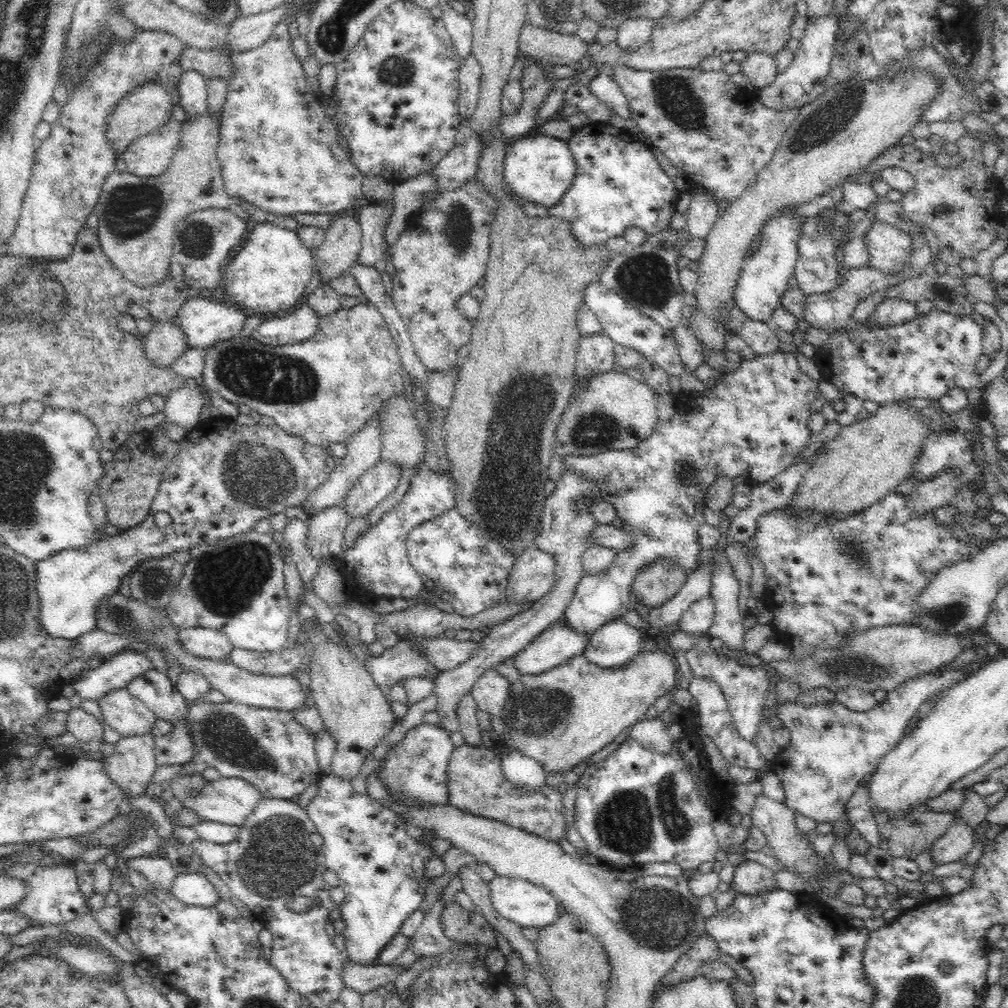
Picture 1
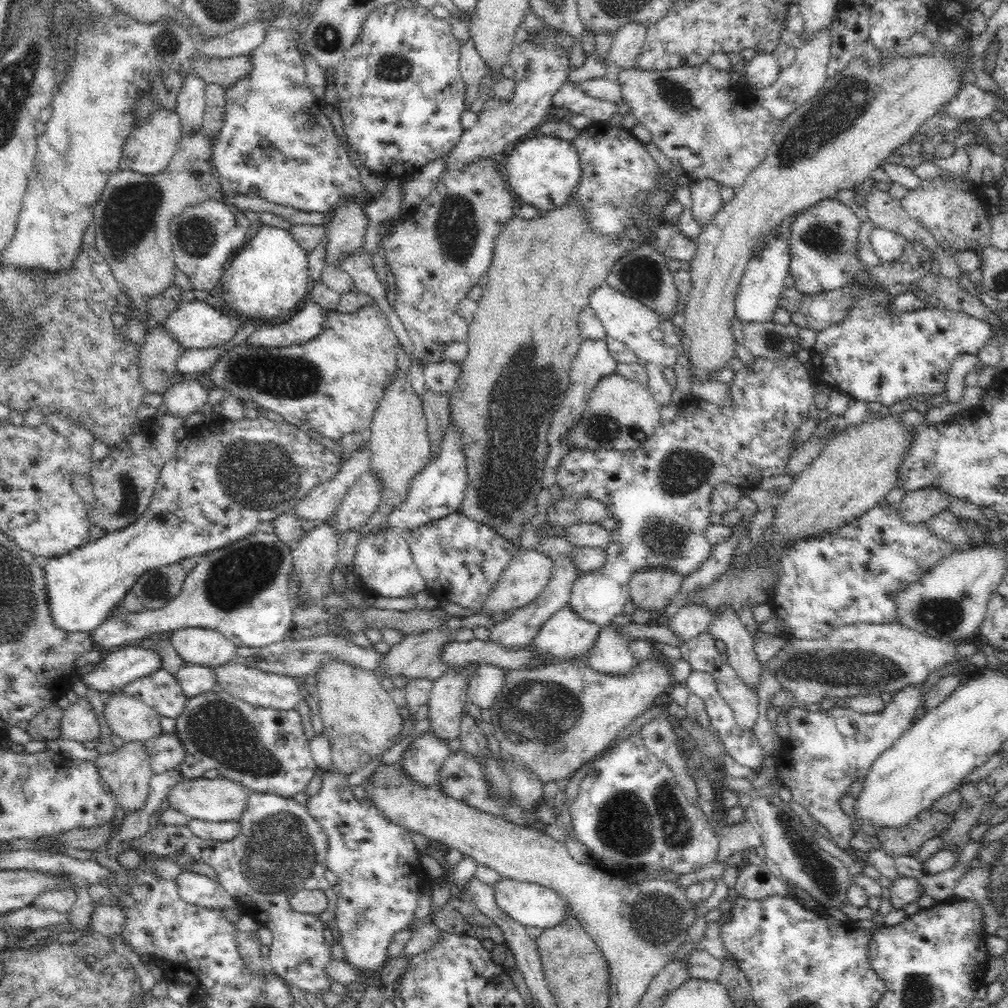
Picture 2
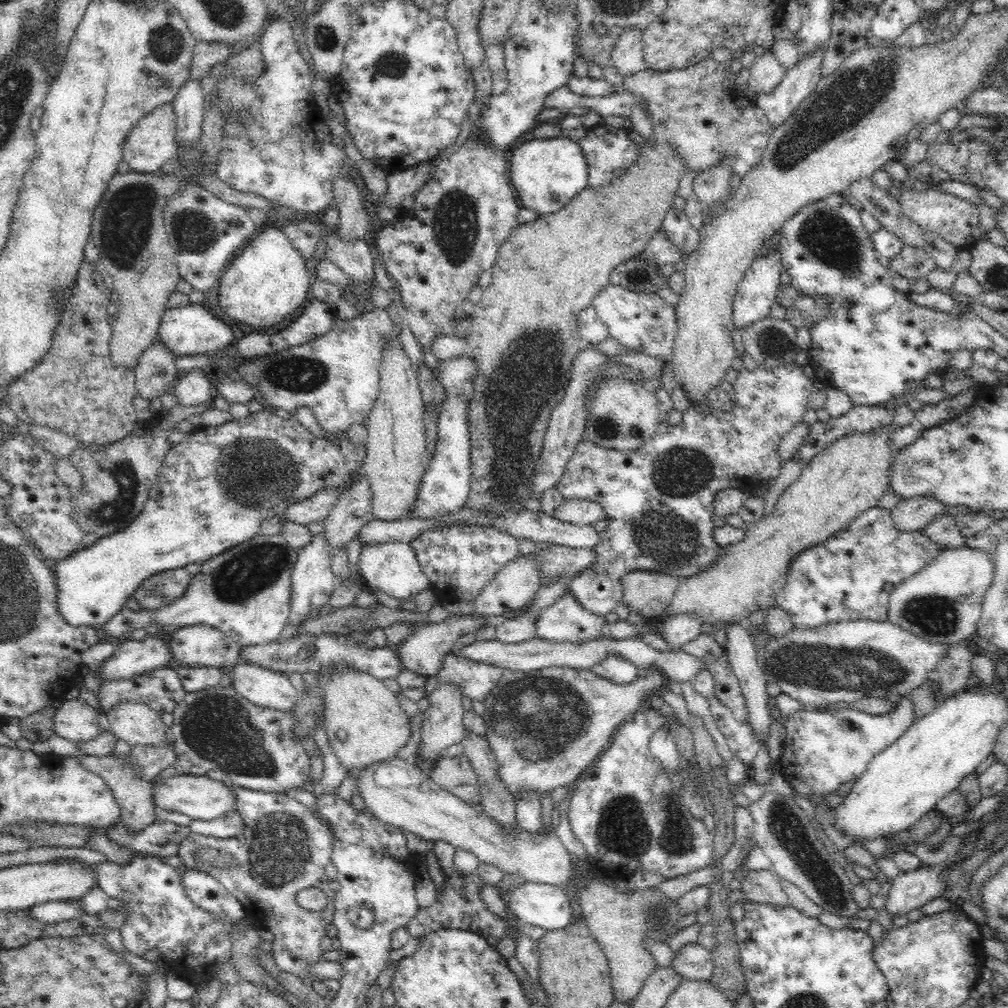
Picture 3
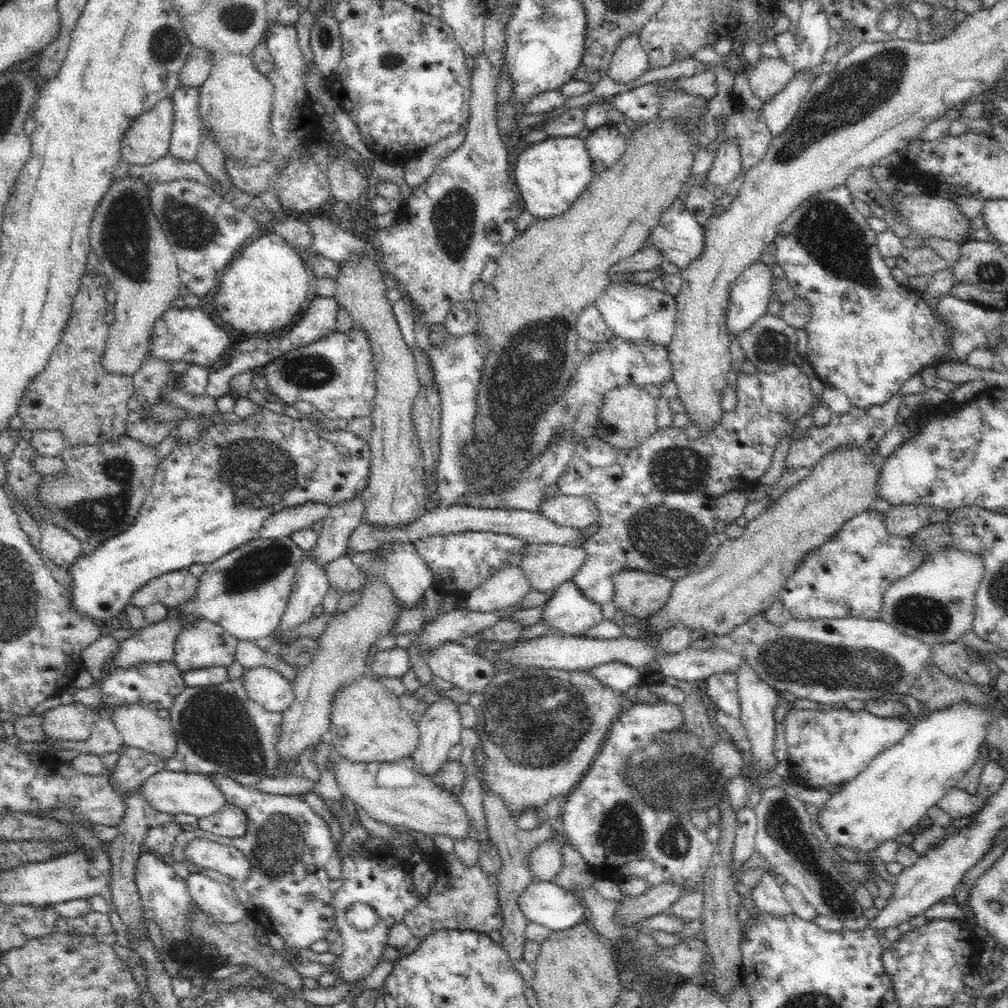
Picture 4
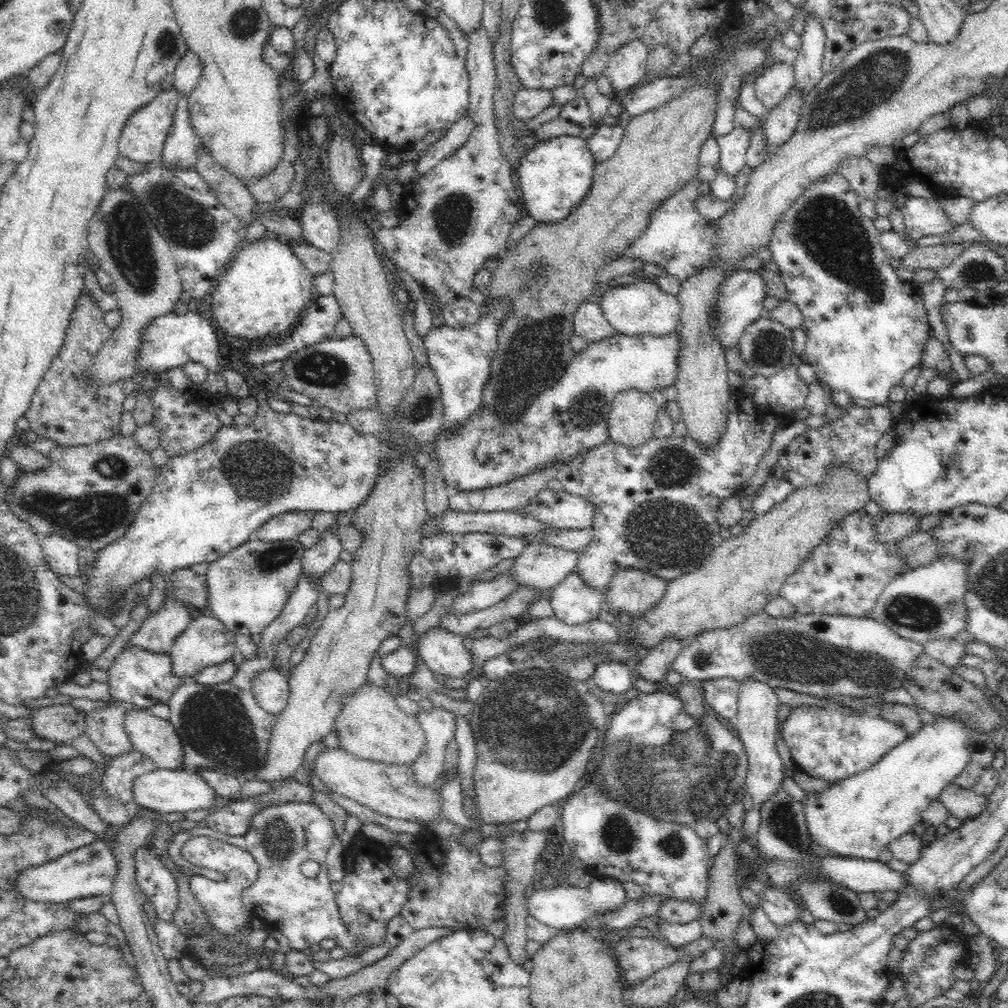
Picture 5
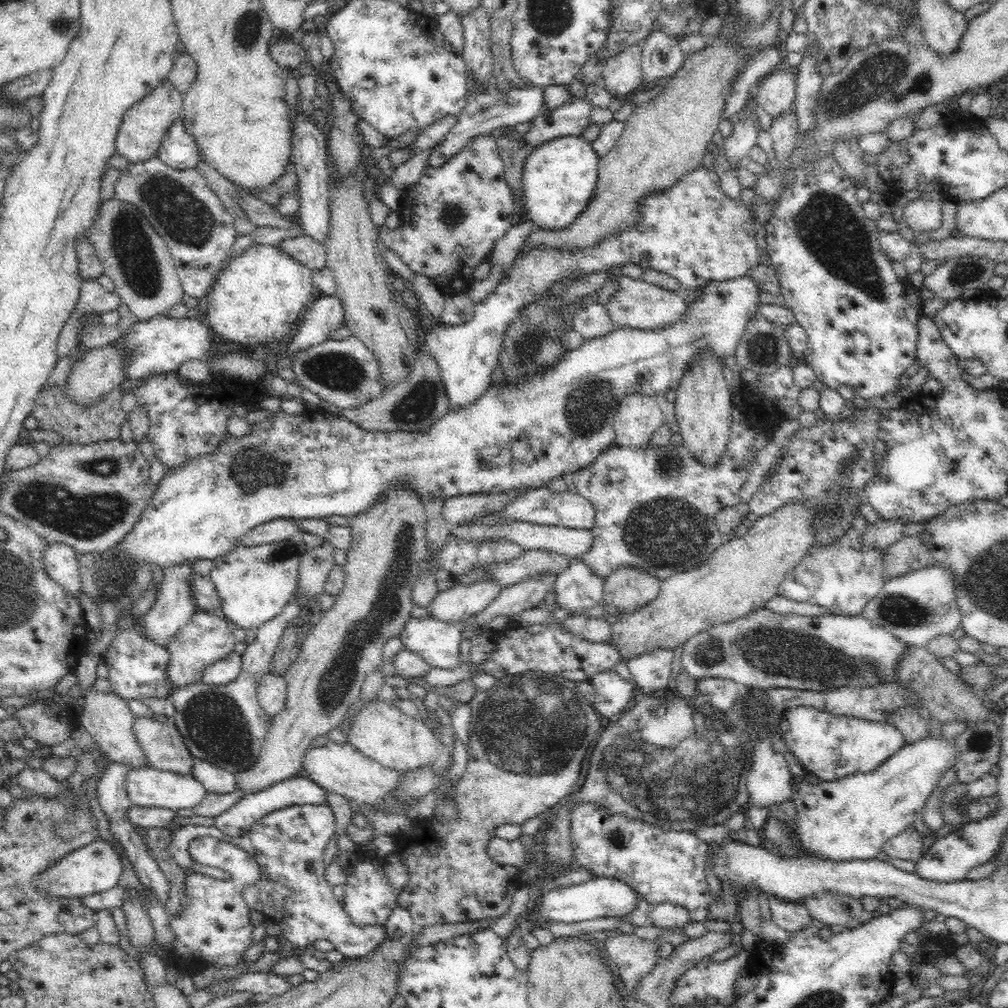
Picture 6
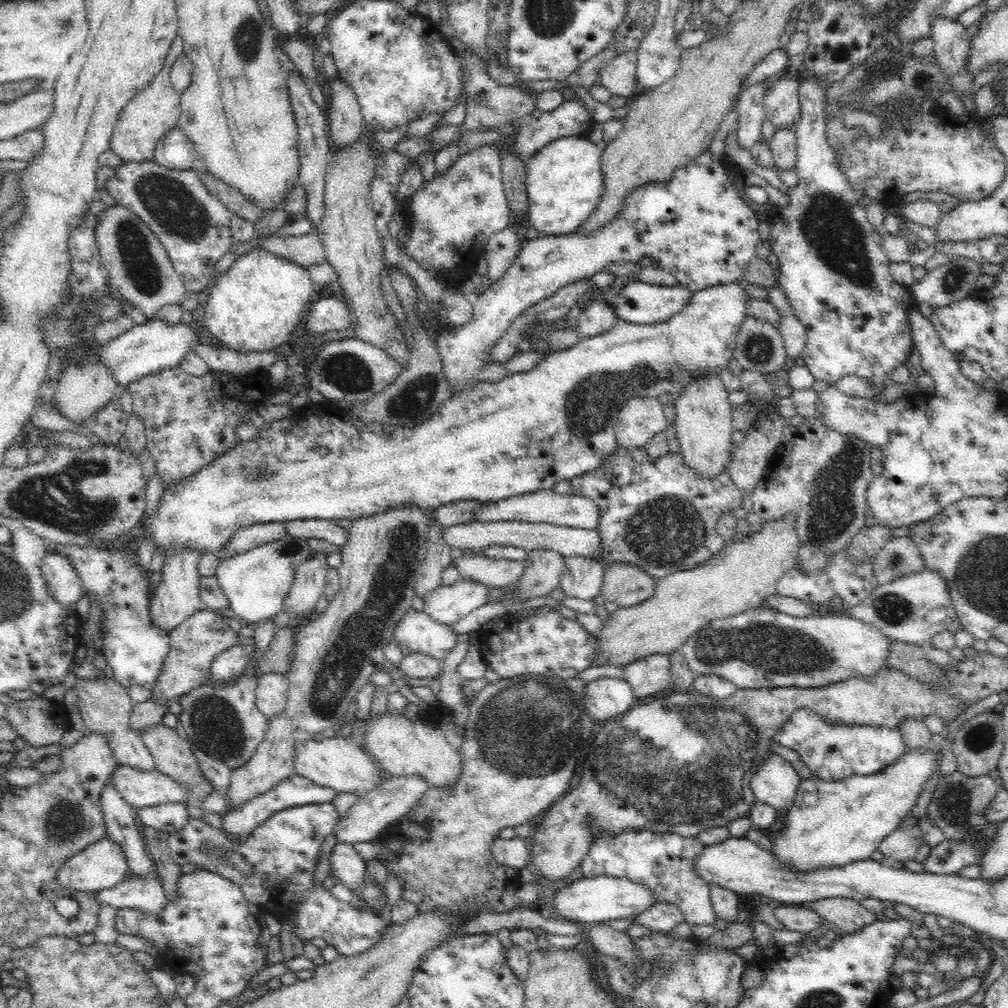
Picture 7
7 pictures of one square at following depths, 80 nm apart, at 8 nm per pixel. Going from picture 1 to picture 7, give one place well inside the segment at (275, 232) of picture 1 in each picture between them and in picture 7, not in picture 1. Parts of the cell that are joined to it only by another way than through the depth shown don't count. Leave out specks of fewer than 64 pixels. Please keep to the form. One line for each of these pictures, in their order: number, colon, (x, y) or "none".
2: (269, 276)
3: (269, 279)
4: (265, 285)
5: (264, 289)
6: (259, 296)
7: (253, 307)

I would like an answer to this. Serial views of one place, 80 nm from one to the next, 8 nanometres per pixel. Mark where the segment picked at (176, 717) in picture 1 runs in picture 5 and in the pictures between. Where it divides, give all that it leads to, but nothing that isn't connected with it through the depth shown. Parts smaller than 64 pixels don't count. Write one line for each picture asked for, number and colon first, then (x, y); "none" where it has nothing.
2: (160, 690)
3: (161, 690)
4: (155, 686)
5: (142, 678)

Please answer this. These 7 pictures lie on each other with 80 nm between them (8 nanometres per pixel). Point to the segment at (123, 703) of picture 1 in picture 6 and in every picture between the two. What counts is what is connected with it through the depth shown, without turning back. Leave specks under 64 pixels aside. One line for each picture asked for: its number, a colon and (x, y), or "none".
2: (129, 718)
3: (135, 723)
4: (138, 726)
5: (155, 738)
6: (163, 746)

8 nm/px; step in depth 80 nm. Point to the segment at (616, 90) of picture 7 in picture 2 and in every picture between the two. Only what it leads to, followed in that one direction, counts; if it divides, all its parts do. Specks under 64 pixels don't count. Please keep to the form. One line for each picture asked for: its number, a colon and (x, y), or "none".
2: (629, 39)
3: (627, 57)
4: (629, 61)
5: (626, 67)
6: (622, 75)

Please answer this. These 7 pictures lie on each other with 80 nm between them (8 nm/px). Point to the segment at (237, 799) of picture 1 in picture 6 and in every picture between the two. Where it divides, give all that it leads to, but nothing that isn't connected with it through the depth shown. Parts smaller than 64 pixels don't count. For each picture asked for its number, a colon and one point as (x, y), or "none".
2: (220, 800)
3: (200, 797)
4: (169, 792)
5: (164, 790)
6: (151, 787)

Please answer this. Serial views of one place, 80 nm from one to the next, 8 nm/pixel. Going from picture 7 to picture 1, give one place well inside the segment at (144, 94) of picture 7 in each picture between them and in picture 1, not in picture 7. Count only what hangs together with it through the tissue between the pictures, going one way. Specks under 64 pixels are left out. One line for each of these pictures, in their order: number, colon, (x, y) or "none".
1: (148, 156)
2: (149, 148)
3: (153, 141)
4: (148, 138)
5: (142, 140)
6: (144, 125)

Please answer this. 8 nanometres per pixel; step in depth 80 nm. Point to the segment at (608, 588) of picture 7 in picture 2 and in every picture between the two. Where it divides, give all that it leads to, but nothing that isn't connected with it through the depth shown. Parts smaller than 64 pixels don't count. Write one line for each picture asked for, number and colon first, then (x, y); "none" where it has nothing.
2: (653, 589)
3: (648, 592)
4: (641, 594)
5: (631, 591)
6: (628, 588)

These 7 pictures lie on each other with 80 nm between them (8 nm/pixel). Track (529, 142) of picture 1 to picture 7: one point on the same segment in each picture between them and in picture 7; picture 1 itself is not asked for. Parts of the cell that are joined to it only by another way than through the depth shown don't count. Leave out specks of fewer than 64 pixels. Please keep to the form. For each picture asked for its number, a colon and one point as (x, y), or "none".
2: (543, 172)
3: (547, 173)
4: (550, 175)
5: (554, 176)
6: (558, 178)
7: (563, 179)

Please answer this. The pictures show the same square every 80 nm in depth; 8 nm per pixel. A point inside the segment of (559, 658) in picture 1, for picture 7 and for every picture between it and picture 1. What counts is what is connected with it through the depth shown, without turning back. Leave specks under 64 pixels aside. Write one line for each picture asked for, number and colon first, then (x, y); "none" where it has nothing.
2: (564, 635)
3: (565, 621)
4: (567, 612)
5: (572, 601)
6: (577, 590)
7: (582, 577)

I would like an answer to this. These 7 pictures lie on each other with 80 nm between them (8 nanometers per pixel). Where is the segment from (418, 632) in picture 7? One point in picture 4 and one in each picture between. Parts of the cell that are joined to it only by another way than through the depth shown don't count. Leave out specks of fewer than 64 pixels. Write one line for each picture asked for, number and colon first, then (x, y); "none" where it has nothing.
4: (453, 662)
5: (444, 653)
6: (437, 642)

